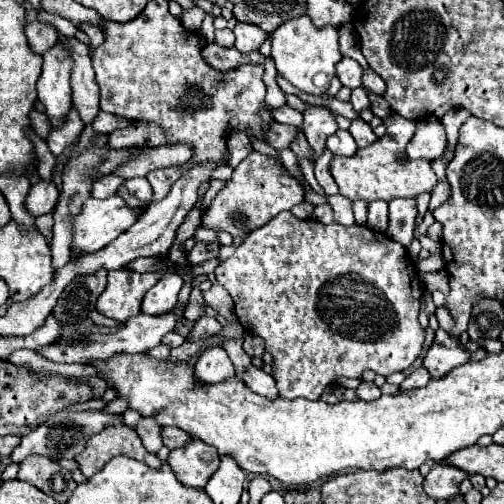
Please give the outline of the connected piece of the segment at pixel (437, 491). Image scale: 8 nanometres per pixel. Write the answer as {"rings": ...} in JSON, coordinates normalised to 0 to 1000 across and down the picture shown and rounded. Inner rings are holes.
{"rings":[[[859,921],[855,937],[843,944],[843,976],[863,992],[887,992],[911,976],[911,960],[923,948],[927,937],[911,937],[891,921]]]}

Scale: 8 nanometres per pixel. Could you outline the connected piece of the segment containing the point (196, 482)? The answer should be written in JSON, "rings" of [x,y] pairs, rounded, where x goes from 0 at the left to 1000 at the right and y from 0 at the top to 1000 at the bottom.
{"rings":[[[379,869],[371,885],[339,893],[331,917],[359,960],[403,968],[419,940],[435,929],[435,897],[399,873]]]}

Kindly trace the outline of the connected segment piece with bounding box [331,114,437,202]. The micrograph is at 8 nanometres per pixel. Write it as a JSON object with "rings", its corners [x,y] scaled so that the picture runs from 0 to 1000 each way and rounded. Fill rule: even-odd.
{"rings":[[[776,226],[764,238],[768,266],[740,286],[712,294],[700,310],[665,310],[657,321],[657,345],[673,369],[673,385],[688,389],[692,397],[780,397],[780,393],[812,393],[831,389],[839,381],[855,381],[867,365],[867,349],[855,333],[851,317],[812,317],[804,306],[804,290],[812,286],[823,264],[827,240],[808,238],[792,226]]]}

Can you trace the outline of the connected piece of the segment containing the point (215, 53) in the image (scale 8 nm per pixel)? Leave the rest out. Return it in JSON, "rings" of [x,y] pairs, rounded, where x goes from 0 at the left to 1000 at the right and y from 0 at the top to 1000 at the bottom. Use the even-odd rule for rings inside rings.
{"rings":[[[411,87],[403,95],[403,115],[431,139],[462,139],[482,127],[522,127],[522,107],[514,99],[494,107],[474,107],[470,95],[438,95],[431,87]]]}

